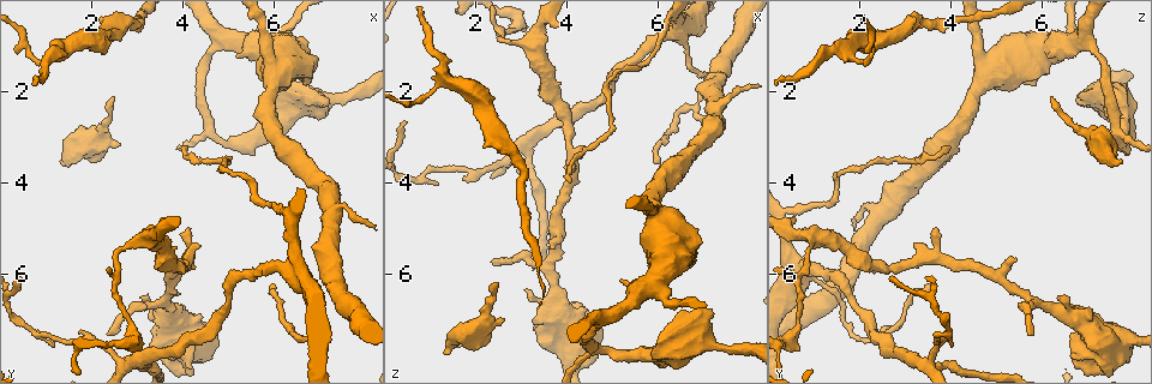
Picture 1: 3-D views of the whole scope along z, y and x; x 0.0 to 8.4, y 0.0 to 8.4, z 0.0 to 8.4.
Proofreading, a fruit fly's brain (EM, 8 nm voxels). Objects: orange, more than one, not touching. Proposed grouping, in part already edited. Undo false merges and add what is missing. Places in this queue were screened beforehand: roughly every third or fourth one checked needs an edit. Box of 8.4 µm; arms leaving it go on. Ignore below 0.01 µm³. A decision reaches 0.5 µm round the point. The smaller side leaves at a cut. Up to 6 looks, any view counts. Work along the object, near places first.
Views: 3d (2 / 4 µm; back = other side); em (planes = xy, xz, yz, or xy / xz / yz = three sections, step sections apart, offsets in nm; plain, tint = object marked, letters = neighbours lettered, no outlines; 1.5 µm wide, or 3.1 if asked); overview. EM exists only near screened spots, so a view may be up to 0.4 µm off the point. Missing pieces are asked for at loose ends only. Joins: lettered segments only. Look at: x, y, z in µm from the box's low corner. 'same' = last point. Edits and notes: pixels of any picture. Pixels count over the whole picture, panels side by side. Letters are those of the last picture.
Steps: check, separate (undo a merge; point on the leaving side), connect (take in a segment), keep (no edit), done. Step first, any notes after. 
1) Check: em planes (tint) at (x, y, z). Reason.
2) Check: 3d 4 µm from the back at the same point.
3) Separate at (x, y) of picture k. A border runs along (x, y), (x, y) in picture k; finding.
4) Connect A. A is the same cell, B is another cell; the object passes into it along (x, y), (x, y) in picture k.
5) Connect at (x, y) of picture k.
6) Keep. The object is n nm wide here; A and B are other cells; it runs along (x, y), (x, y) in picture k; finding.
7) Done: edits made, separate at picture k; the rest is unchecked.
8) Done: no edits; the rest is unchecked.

Check: 3d 4 µm at (1.35, 1.10, 1.75). Three arms meet.

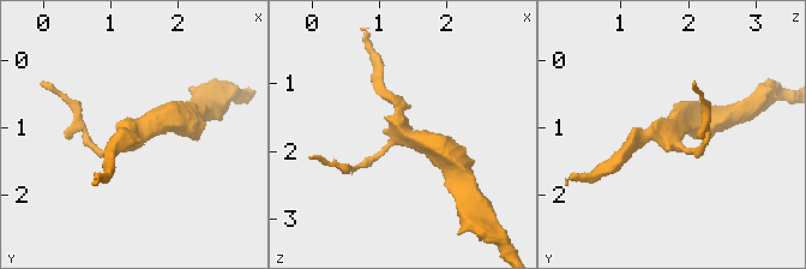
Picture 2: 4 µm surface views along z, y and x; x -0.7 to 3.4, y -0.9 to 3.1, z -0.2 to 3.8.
Check: em planes (plain) at (1.40, 1.10, 1.75). 3 arms meet here.

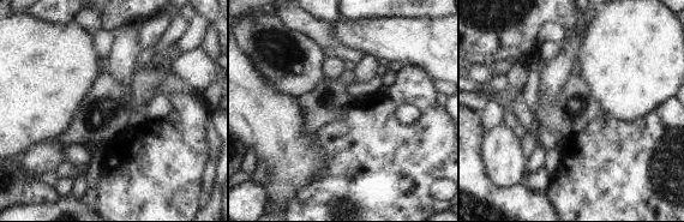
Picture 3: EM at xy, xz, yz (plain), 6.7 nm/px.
Check: em planes (letters) at the same point. What lies round it.

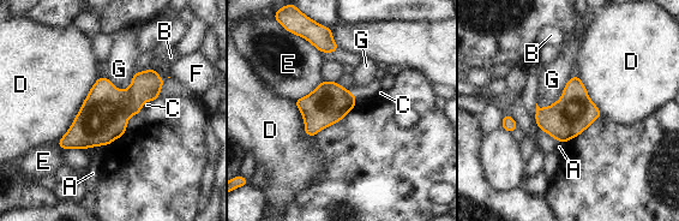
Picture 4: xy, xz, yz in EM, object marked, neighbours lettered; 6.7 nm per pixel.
Keep. The object is 170 nm wide here; A, B, C, D, E, F and G are other cells; a border runs along (575, 73), (557, 101), (536, 105) in picture 4; continuous, no second neuron.

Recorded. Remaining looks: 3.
Check: em planes (letters) at (2.35, 7.35, 5.75). Branch stops here.

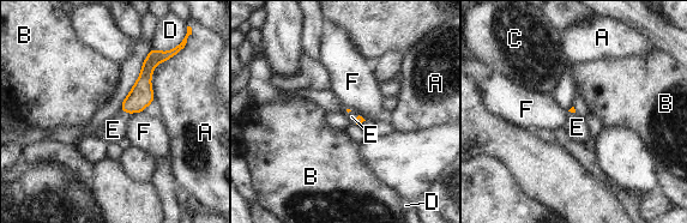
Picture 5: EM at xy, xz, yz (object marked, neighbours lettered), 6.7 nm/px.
Connect E. E is the same cell, A, B, C, D and F are other cells; the object passes into it along (140, 96), (125, 112), (113, 130) in picture 5; it goes on there.

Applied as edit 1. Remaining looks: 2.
Check: overview.

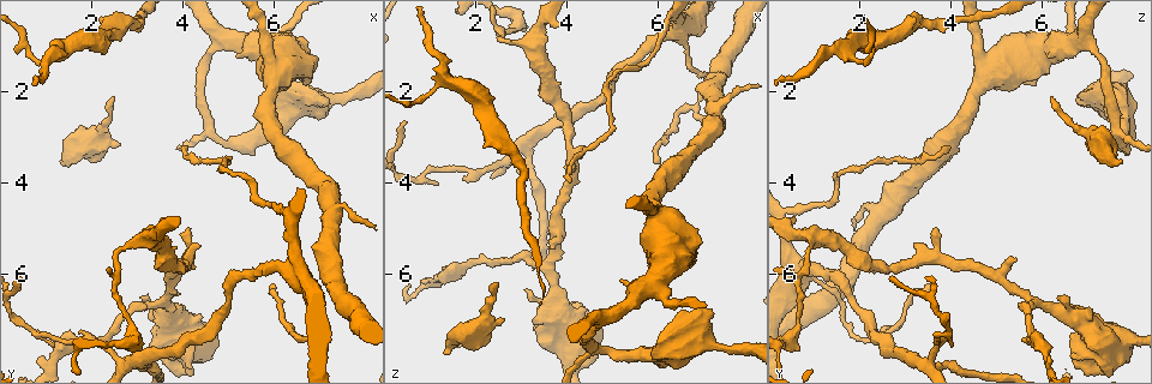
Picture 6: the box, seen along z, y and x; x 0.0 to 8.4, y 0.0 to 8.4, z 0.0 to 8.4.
Check: em planes (letters) at (1.30, 3.55, 7.70). Free end.

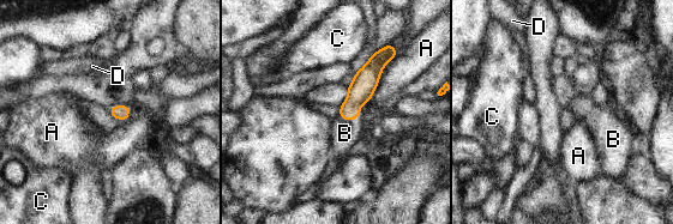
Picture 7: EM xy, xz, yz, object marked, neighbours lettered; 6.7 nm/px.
Connect B. The longest contact is with A, 340 nm; B is the same cell, A, C and D are other cells; it goes on there.

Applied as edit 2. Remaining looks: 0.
Done: edits made, connect at picture 5, connect at picture 7; the rest is unchecked.

